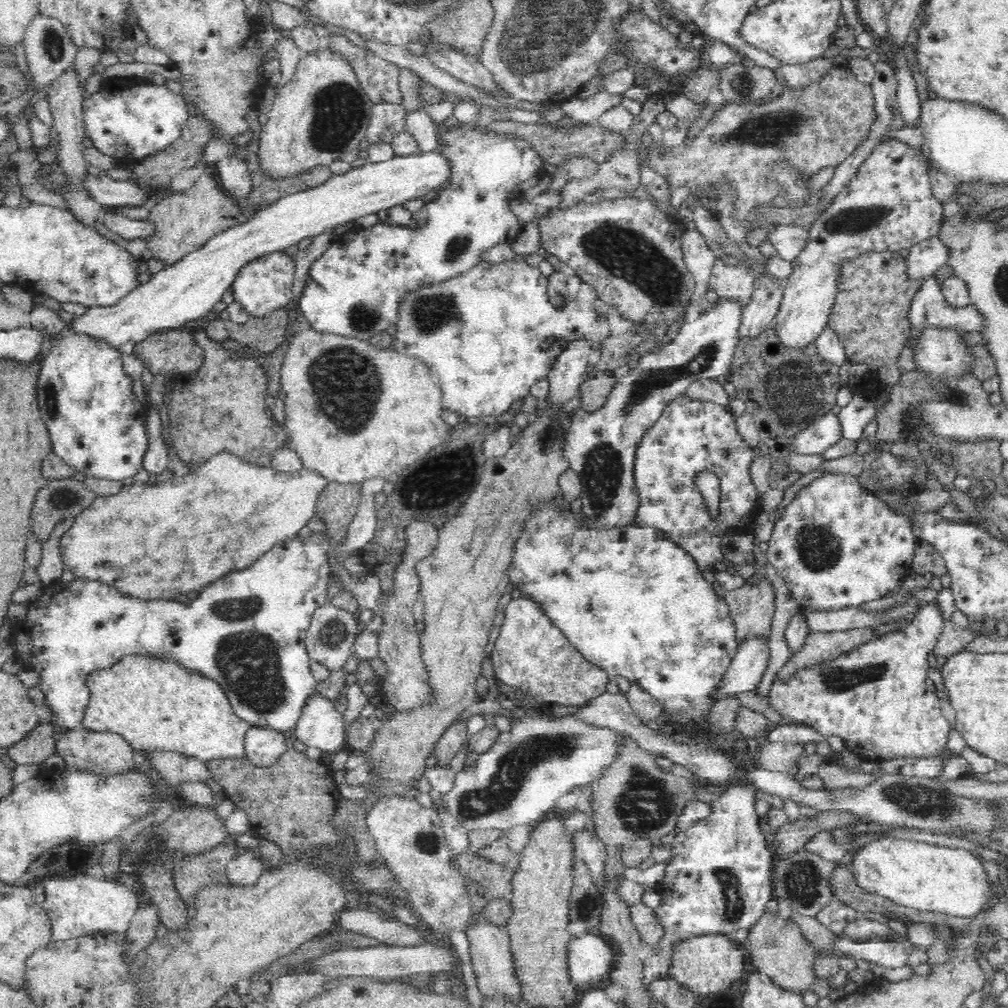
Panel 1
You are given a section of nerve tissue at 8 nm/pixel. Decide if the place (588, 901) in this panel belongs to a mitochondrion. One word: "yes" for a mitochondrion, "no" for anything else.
yes

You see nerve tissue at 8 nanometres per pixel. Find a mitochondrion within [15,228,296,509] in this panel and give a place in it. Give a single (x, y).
(50, 396)

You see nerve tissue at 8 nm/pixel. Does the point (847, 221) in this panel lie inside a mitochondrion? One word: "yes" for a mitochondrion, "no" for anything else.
yes

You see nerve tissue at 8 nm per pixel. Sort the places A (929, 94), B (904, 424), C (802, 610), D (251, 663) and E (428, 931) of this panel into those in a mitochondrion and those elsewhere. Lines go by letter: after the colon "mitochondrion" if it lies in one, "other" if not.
A: other
B: mitochondrion
C: other
D: mitochondrion
E: other

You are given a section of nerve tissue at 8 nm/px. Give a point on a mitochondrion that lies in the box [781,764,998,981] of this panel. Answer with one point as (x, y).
(922, 801)

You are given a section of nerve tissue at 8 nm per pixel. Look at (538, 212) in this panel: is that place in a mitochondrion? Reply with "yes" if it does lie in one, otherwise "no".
no

